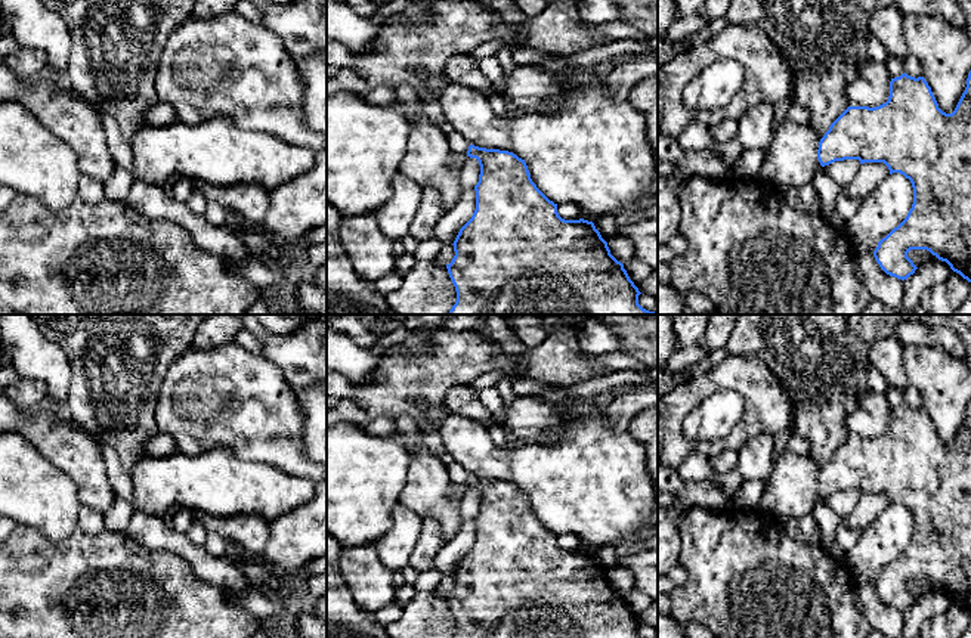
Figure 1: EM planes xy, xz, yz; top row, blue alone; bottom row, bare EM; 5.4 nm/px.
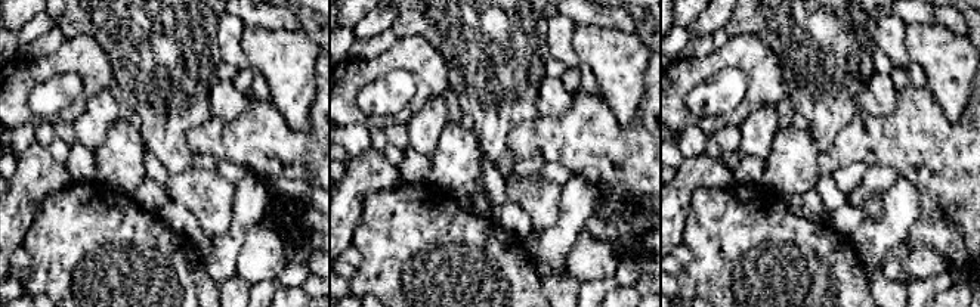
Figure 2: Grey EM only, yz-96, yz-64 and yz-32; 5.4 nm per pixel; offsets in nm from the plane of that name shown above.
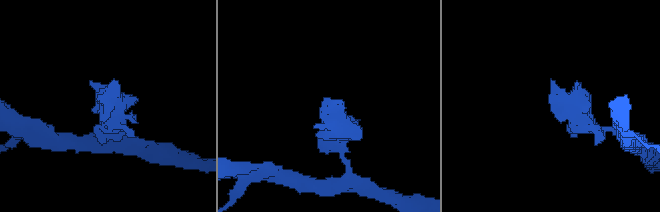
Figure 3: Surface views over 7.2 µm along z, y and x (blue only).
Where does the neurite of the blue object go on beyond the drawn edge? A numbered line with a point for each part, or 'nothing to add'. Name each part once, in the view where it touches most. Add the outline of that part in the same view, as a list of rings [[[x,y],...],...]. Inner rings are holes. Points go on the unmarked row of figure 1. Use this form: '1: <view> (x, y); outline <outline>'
nothing to add

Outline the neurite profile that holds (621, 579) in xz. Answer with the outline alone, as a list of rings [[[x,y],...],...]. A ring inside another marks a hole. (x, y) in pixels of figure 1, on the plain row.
[[[615,567],[607,573],[610,585],[622,595],[628,594],[634,586],[633,573],[624,567]]]

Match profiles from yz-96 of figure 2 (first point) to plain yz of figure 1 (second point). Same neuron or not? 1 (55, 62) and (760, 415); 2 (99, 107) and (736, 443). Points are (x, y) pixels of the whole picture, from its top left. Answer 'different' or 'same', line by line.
1: same
2: different

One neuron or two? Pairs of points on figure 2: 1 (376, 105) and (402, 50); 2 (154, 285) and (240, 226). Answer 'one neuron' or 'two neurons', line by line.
1: two neurons
2: two neurons

